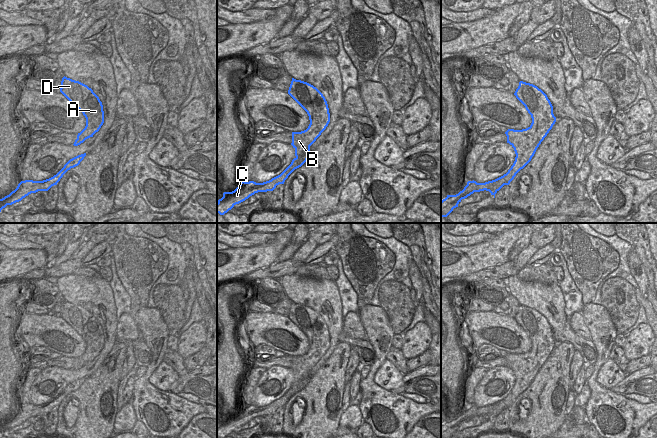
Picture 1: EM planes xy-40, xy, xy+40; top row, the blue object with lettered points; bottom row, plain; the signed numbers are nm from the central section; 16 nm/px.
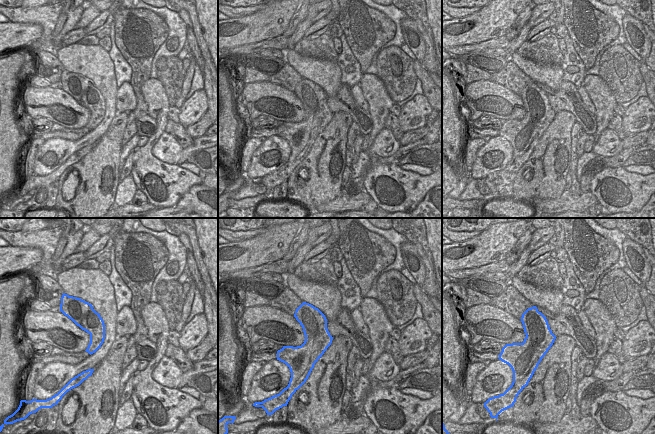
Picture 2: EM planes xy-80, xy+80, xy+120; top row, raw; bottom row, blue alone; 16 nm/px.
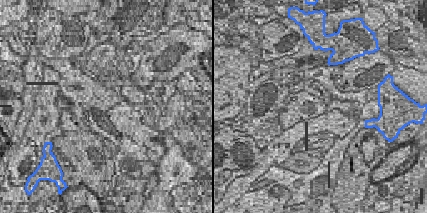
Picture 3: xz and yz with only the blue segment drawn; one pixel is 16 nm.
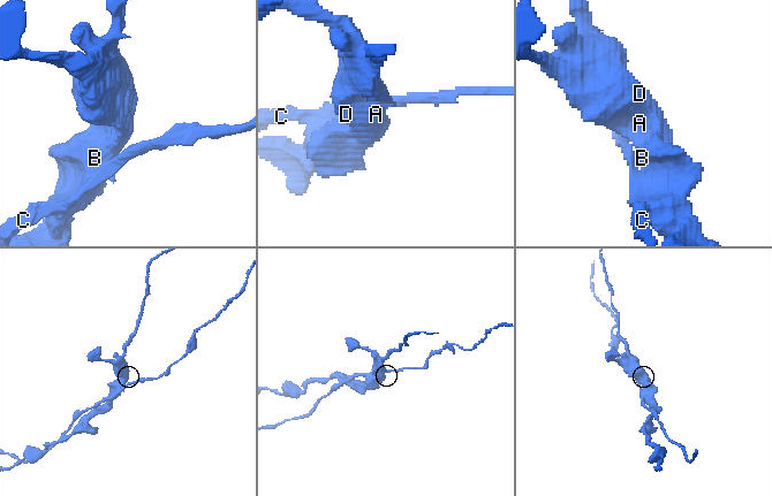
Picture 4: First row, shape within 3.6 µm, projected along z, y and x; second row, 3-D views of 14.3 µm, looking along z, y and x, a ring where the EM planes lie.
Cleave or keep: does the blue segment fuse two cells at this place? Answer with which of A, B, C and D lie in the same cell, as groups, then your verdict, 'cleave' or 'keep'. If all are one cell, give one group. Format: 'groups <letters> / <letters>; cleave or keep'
groups A B D / C; cleave

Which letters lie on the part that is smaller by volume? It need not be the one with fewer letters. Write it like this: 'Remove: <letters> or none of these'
Remove: C.

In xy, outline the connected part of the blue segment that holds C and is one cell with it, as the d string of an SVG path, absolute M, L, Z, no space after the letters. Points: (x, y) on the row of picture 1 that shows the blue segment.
M292 161L290 167L283 171L280 175L263 183L256 183L254 181L241 181L240 185L232 192L224 192L223 197L217 202L217 213L224 215L231 210L236 204L239 204L250 196L258 192L273 191L277 185L284 184L292 170L298 168L296 161Z

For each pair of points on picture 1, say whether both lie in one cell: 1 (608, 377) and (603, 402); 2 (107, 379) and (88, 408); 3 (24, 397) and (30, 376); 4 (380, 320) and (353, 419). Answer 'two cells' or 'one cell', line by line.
1: two cells
2: one cell
3: one cell
4: two cells

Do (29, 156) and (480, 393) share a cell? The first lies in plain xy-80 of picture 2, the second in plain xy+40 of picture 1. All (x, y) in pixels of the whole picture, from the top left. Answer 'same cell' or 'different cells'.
different cells

